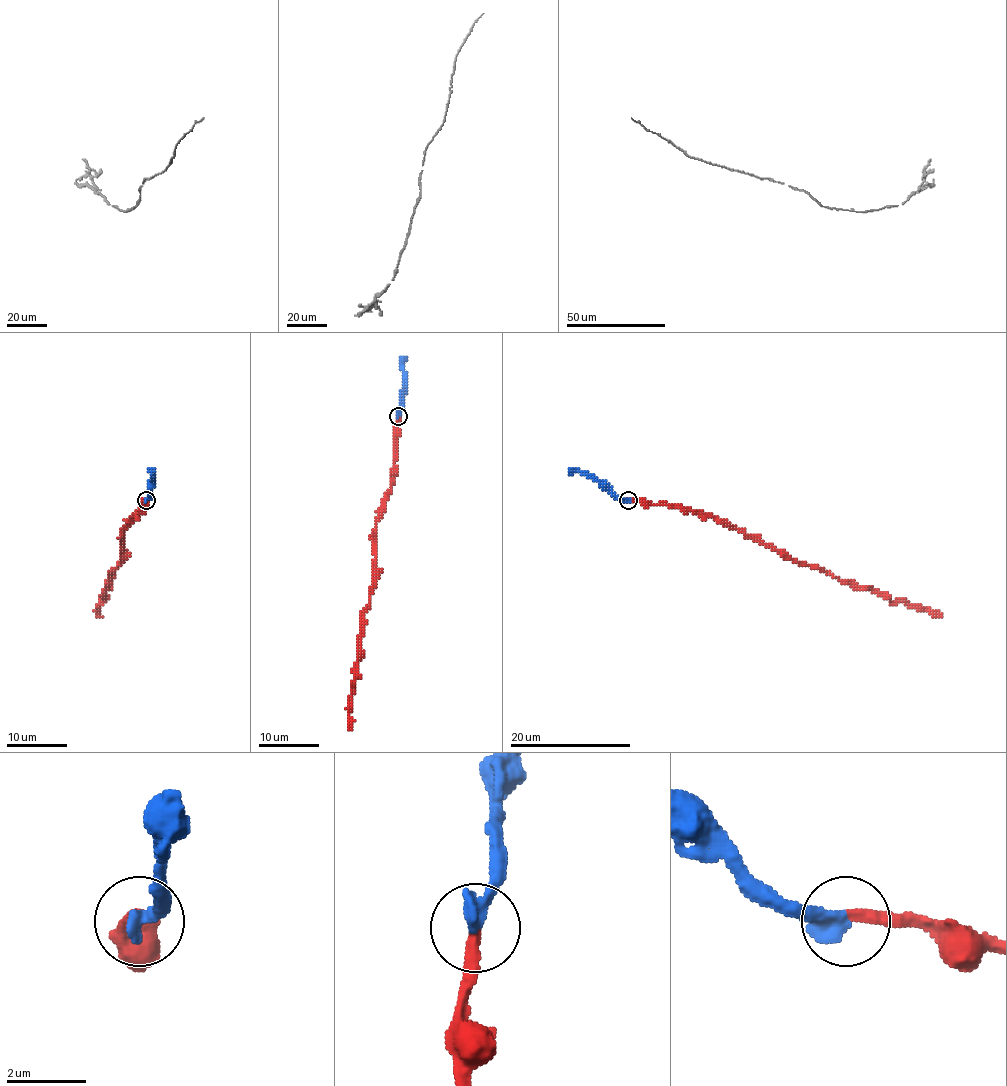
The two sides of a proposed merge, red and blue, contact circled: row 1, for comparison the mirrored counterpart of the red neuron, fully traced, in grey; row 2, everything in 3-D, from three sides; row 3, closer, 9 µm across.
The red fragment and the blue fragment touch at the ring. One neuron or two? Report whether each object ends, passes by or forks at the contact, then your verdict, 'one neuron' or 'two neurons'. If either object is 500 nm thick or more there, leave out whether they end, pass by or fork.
red ends there; blue ends there; one neuron

